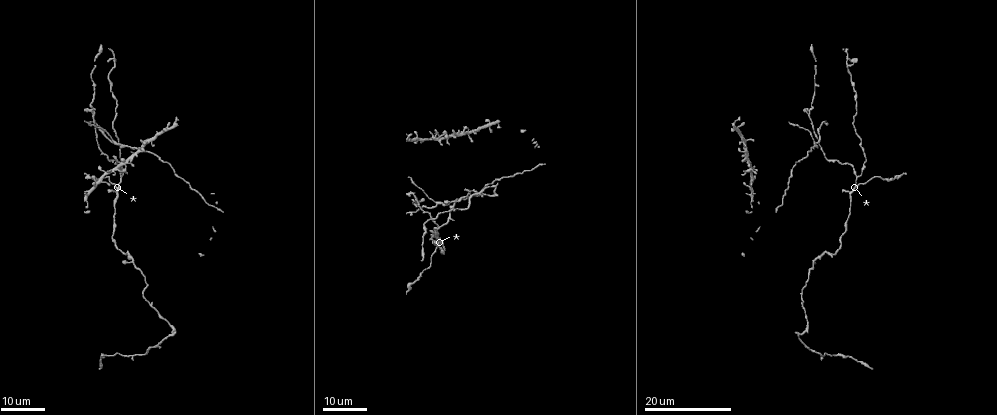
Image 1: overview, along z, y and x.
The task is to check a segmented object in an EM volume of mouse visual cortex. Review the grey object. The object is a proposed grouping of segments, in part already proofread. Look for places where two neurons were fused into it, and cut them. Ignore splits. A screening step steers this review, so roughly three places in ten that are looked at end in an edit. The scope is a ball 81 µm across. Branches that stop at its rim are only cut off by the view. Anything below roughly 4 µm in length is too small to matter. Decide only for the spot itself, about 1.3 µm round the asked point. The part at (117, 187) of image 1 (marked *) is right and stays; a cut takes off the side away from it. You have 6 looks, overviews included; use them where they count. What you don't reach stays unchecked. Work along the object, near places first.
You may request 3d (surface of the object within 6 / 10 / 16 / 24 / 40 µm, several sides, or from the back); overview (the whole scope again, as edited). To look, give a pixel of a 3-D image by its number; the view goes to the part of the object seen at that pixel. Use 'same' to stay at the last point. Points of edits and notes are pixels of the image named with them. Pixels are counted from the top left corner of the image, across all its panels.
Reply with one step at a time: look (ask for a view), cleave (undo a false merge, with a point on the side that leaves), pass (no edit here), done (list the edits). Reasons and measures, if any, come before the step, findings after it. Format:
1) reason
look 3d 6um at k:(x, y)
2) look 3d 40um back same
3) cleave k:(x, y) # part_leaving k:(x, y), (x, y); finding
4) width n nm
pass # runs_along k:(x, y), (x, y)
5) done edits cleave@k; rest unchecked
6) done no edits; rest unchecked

arms part here
look 3d 24um at 1:(121, 175)

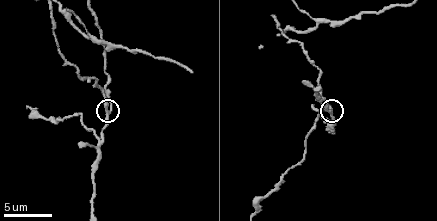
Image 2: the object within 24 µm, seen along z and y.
look 3d 10um at 2:(107, 112)

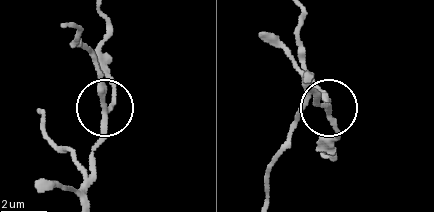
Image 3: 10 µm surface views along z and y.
pass # runs_along 3:(87, 166), (102, 128), (102, 107), (113, 93), (108, 67); continuous, no second neuron

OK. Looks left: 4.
branch point
look 3d 10um at 2:(96, 38)

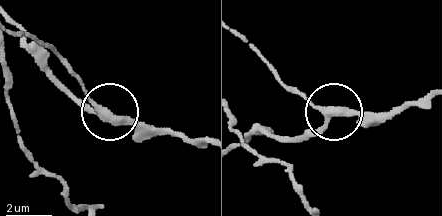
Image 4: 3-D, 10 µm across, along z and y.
look 3d 10um back at 4:(106, 113)

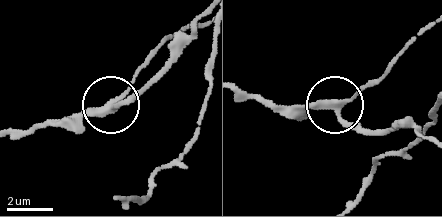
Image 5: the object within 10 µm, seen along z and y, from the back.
pass # runs_along 5:(430, 118), (387, 127), (347, 122), (338, 103), (380, 82); continuous, no second neuron

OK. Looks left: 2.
three arms meet
look 3d 10um at 2:(52, 23)

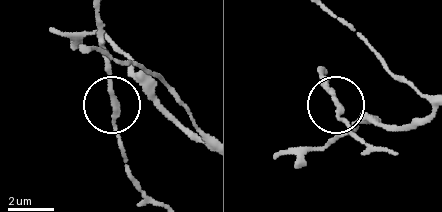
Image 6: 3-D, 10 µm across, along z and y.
width 170 nm
pass # continuous, no second neuron

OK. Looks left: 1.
done no edits; rest unchecked

